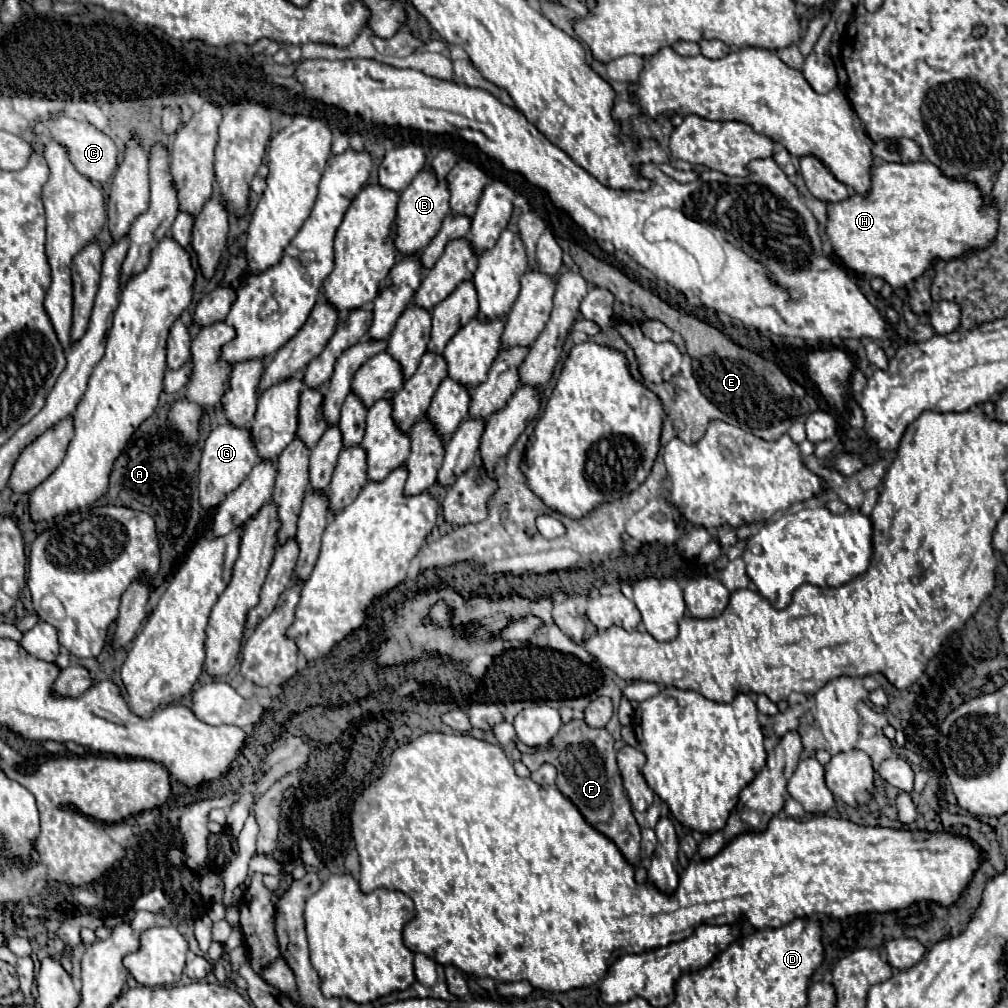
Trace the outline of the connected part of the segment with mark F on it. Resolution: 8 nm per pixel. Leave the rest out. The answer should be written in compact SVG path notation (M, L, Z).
M569 721L565 723L557 737L551 741L553 749L549 751L547 745L539 747L535 755L523 755L521 761L527 765L529 771L537 771L543 763L551 763L557 769L557 789L569 797L575 807L581 811L585 821L607 839L611 839L621 855L637 869L639 865L639 841L641 841L641 827L637 825L631 803L623 791L621 775L615 761L613 737L607 729L591 729L585 721Z

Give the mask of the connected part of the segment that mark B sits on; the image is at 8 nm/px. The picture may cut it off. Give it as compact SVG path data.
M421 171L411 185L399 195L399 205L397 205L397 239L395 239L395 249L403 257L413 257L419 255L429 241L437 235L437 229L441 227L443 217L449 213L449 191L445 189L445 181L433 181L433 175L429 171Z

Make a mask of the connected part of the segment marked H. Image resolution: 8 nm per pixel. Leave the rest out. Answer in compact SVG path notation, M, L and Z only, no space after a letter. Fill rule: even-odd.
M875 161L869 173L871 187L865 195L853 193L837 203L827 201L825 233L845 267L881 277L893 289L909 285L937 259L945 261L973 245L985 245L997 229L997 217L985 205L981 191L973 183L945 177L929 161Z

